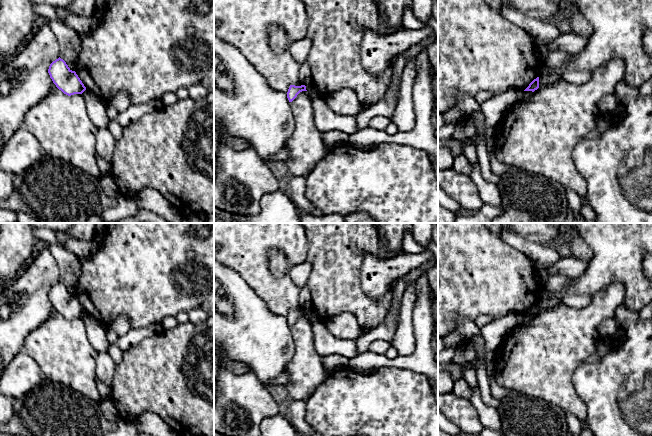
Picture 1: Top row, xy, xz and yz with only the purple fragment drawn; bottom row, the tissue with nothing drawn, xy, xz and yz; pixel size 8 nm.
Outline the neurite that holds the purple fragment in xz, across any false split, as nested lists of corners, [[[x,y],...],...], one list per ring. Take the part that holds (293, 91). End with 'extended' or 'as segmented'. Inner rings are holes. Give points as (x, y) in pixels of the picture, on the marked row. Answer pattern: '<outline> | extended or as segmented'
[[[290,85],[287,92],[287,98],[289,102],[292,102],[297,97],[297,95],[302,91],[307,91],[305,85],[301,86]]] | as segmented

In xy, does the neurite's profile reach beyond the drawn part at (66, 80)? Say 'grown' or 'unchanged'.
unchanged

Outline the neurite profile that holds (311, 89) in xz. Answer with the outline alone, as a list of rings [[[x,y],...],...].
[[[309,80],[306,84],[307,94],[312,98],[324,98],[320,92],[316,89],[311,80]]]

